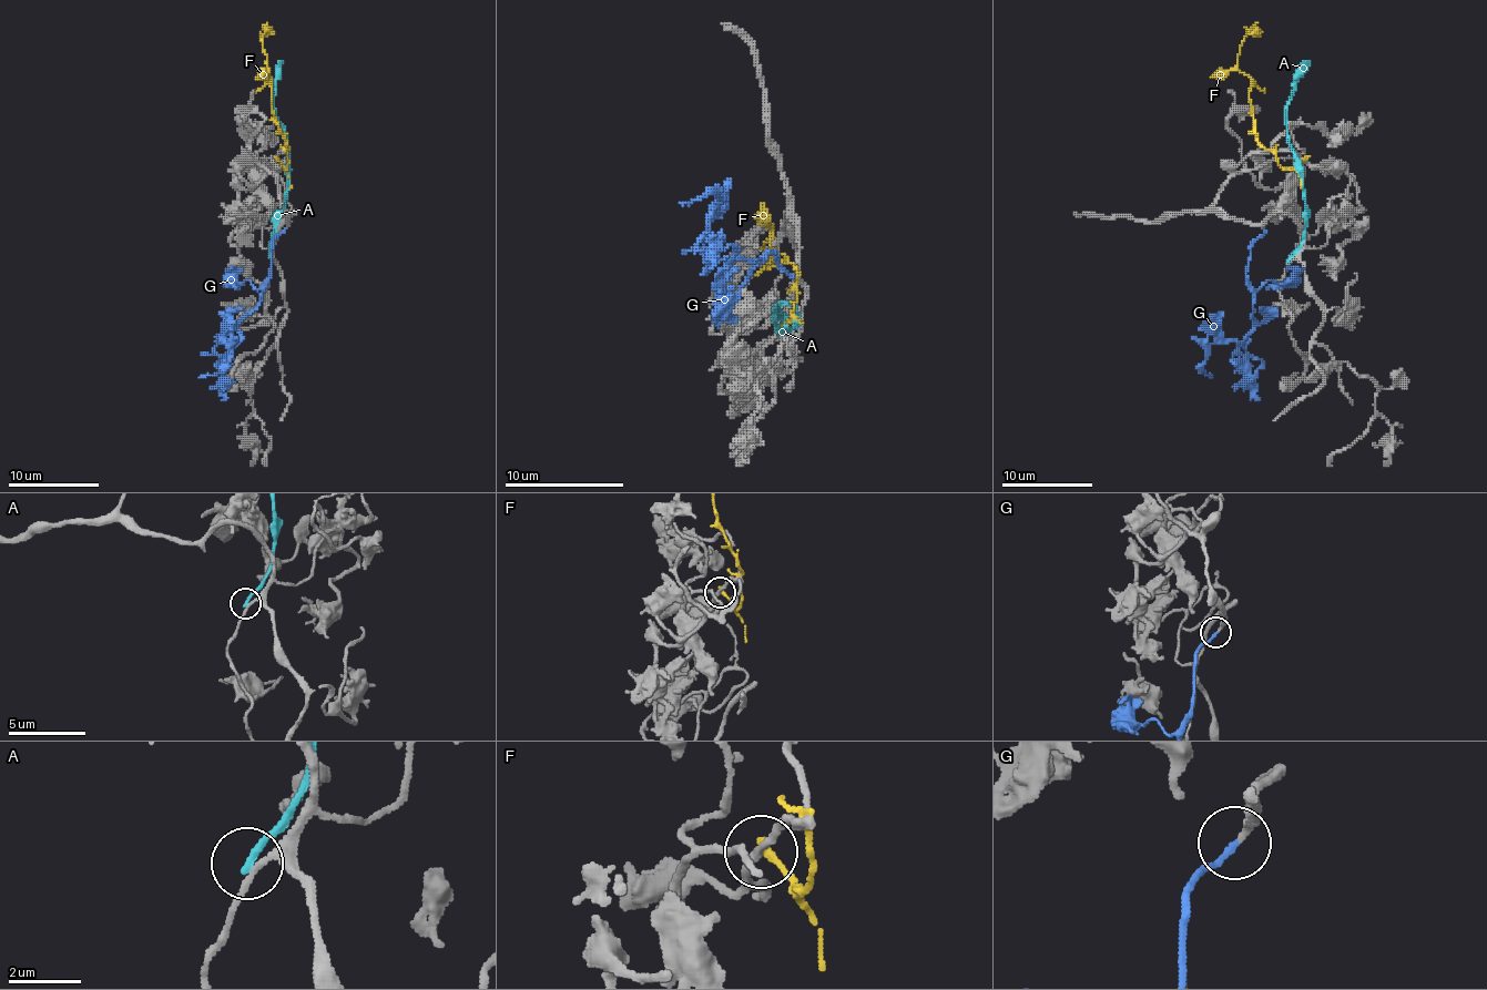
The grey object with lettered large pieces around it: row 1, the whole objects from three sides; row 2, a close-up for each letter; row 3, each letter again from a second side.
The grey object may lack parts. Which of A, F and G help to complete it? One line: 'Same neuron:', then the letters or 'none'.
Same neuron: G

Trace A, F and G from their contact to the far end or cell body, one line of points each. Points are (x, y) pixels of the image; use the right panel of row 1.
A: (1289, 259), (1305, 235), (1305, 192), (1301, 160), (1289, 135), (1286, 103), (1295, 74), (1310, 61)
F: (1303, 157), (1282, 167), (1258, 140), (1251, 79), (1236, 68), (1236, 54), (1253, 27), (1262, 31)
G: (1264, 231), (1253, 244), (1246, 281), (1253, 330), (1244, 346), (1249, 342), (1210, 346), (1203, 370), (1210, 377)

